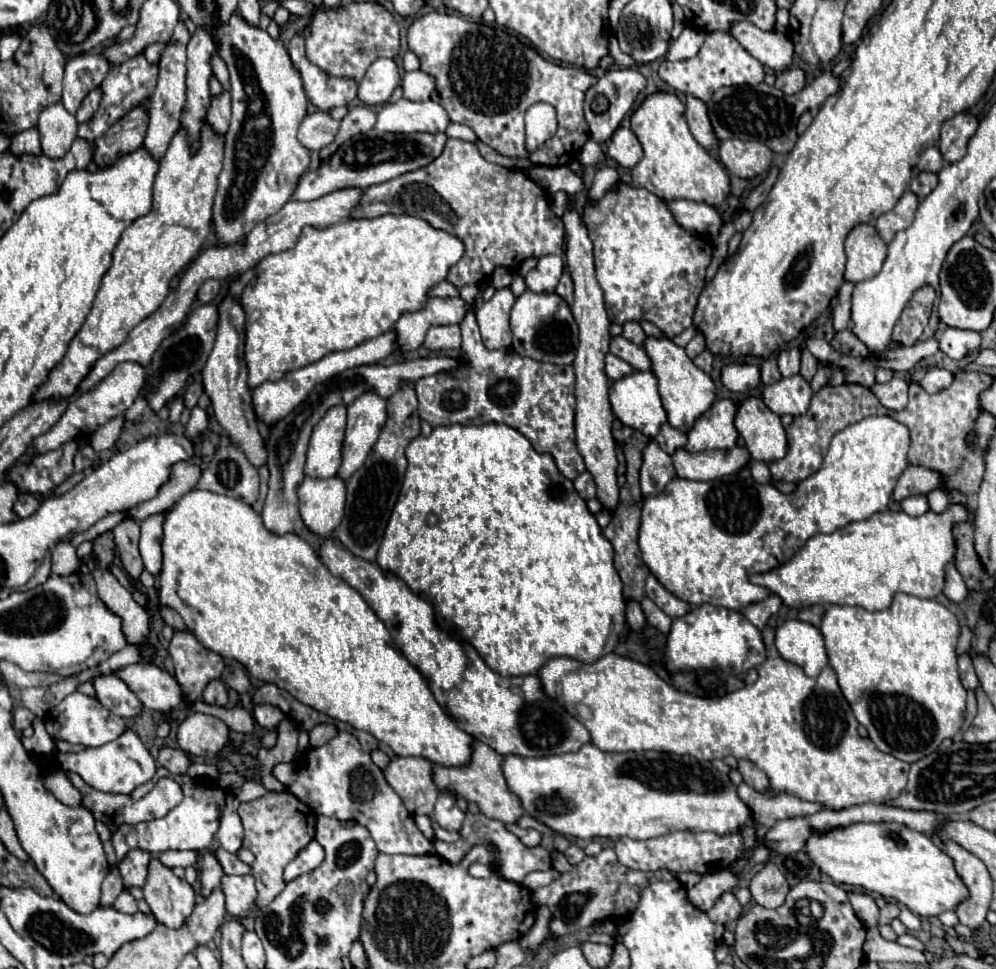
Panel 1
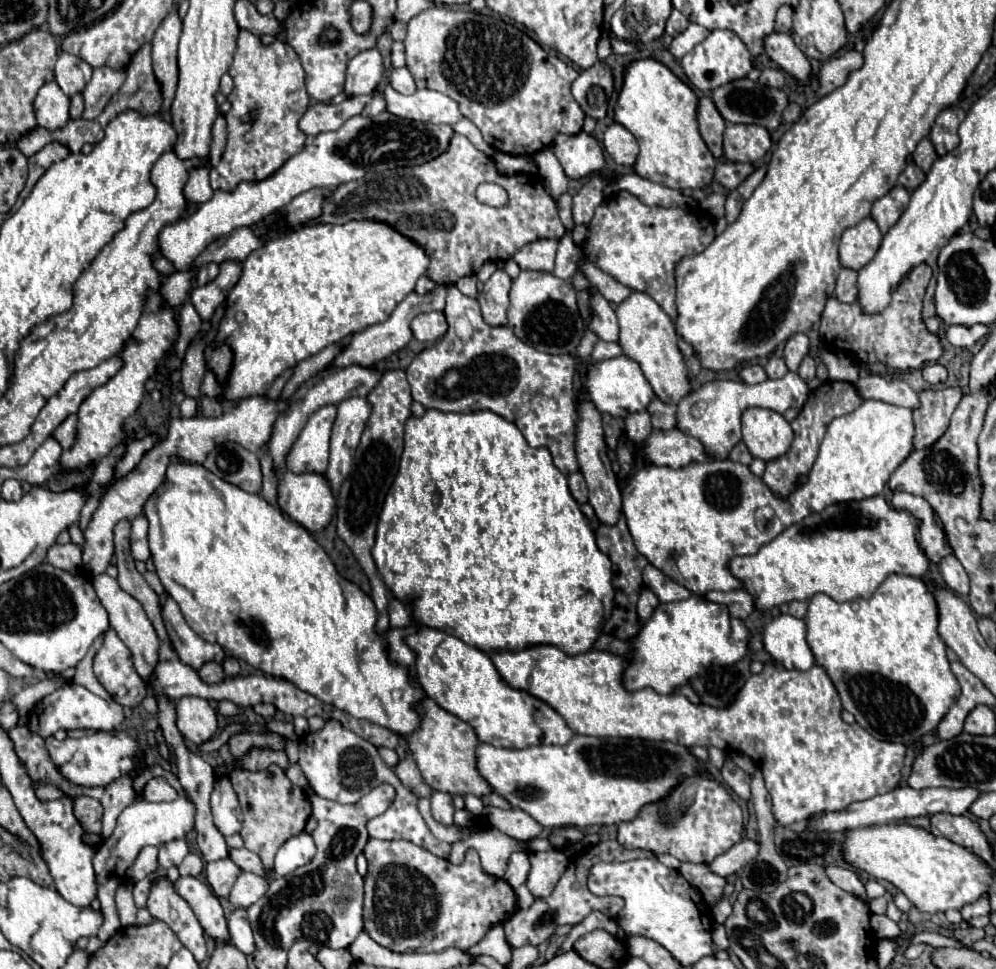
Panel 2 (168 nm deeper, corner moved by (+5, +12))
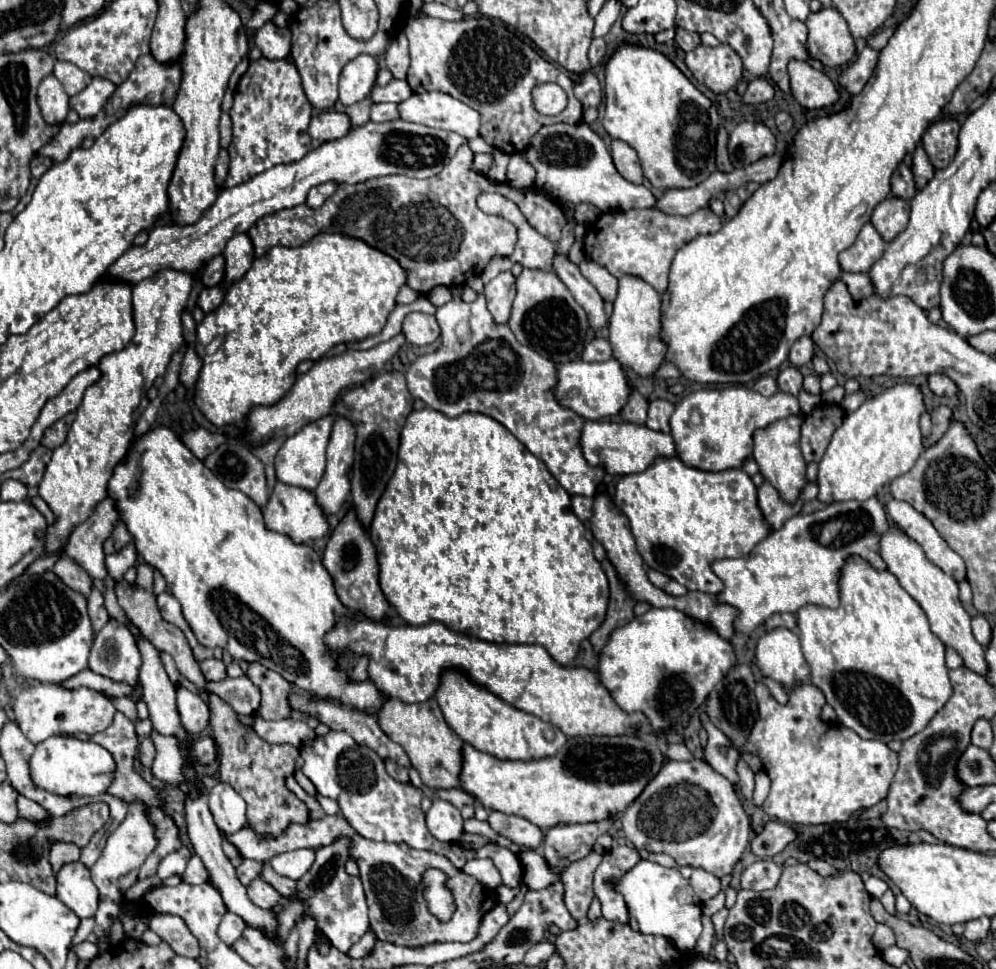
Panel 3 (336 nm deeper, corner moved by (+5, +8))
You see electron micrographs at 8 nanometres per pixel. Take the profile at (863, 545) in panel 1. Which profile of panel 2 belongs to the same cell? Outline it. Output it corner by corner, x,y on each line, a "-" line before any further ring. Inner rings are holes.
873,496
859,502
833,504
823,512
809,514
799,524
783,530
775,540
765,544
753,556
735,556
729,562
729,570
745,584
749,594
755,598
755,606
765,610
771,606
781,606
791,600
805,600
819,592
831,596
837,602
847,602
855,598
871,598
887,574
905,574
913,578
923,578
931,566
925,550
917,540
919,520
907,512
891,508
883,496

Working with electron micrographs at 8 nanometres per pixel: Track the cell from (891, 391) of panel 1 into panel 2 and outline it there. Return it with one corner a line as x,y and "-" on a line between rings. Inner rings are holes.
871,374
865,378
859,378
855,382
859,394
863,398
873,398
873,400
883,400
895,406
907,406
907,408
917,408
919,398
911,390
911,386
903,380
887,380
883,376

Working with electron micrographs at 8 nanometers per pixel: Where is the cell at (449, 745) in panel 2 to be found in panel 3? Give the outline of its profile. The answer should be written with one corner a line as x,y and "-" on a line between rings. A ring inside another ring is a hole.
389,698
375,712
375,716
381,730
389,738
393,738
393,742
403,746
413,768
421,774
421,780
429,790
461,786
457,778
461,772
461,740
447,726
441,708
433,698
429,702
419,702
419,704
405,704
397,698

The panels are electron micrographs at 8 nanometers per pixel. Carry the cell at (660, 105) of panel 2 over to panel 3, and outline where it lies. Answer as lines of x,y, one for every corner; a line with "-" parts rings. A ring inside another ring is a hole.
623,42
613,52
613,56
607,60
607,64
605,64
605,116
603,116
603,128
605,128
605,132
609,132
611,138
627,142
631,148
635,148
635,152
639,156
639,162
641,162
641,168
643,168
643,174
651,182
653,188
659,188
659,190
693,188
693,186
701,184
705,178
709,178
709,174
713,174
717,170
717,166
715,166
715,142
717,142
719,124
721,124
721,118
719,118
717,106
707,96
703,96
665,54
661,54
661,52
653,50
653,48
645,48
645,46
637,46
637,44
631,44
631,42

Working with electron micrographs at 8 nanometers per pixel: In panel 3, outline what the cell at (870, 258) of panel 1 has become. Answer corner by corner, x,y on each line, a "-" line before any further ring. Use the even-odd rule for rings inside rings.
867,222
855,244
839,254
839,264
845,272
869,272
871,266
883,256
885,242
881,240
879,232

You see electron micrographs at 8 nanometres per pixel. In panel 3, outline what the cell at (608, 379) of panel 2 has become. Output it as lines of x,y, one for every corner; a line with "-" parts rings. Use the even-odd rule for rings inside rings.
615,360
605,362
567,362
557,364
557,384
555,384
555,398
557,402
573,410
577,416
585,420
603,420
613,418
625,406
625,398
629,398
629,386
625,382
625,368

